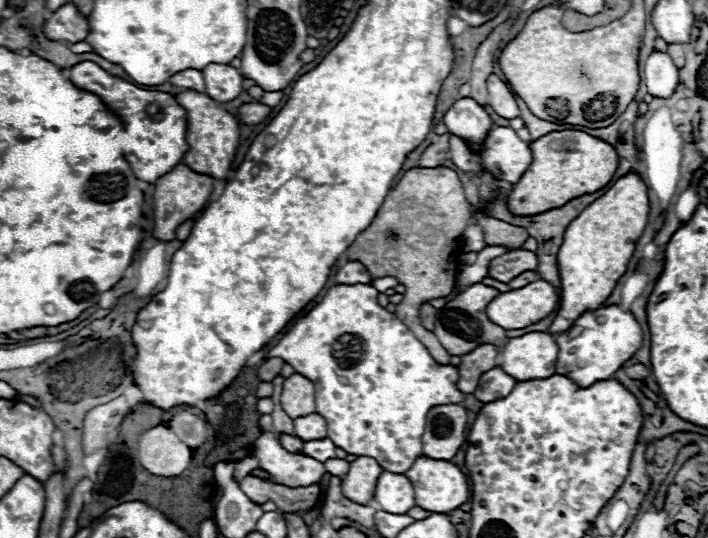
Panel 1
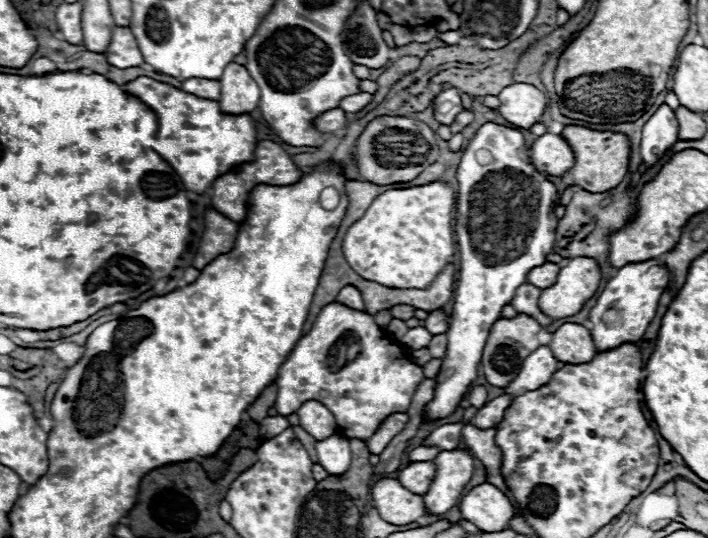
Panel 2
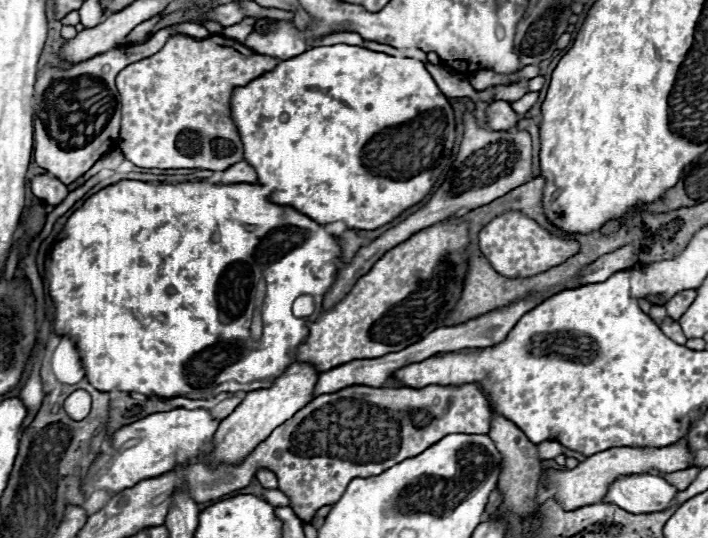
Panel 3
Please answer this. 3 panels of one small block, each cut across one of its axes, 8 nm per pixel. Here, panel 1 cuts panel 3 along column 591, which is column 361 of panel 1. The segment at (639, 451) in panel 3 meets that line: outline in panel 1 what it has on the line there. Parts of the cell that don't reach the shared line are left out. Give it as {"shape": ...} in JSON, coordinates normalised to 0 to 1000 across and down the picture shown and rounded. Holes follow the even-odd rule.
{"shape":[[[506,848],[494,859],[492,881],[483,888],[483,914],[492,929],[520,941],[528,929],[531,896],[542,874],[520,848]]]}

